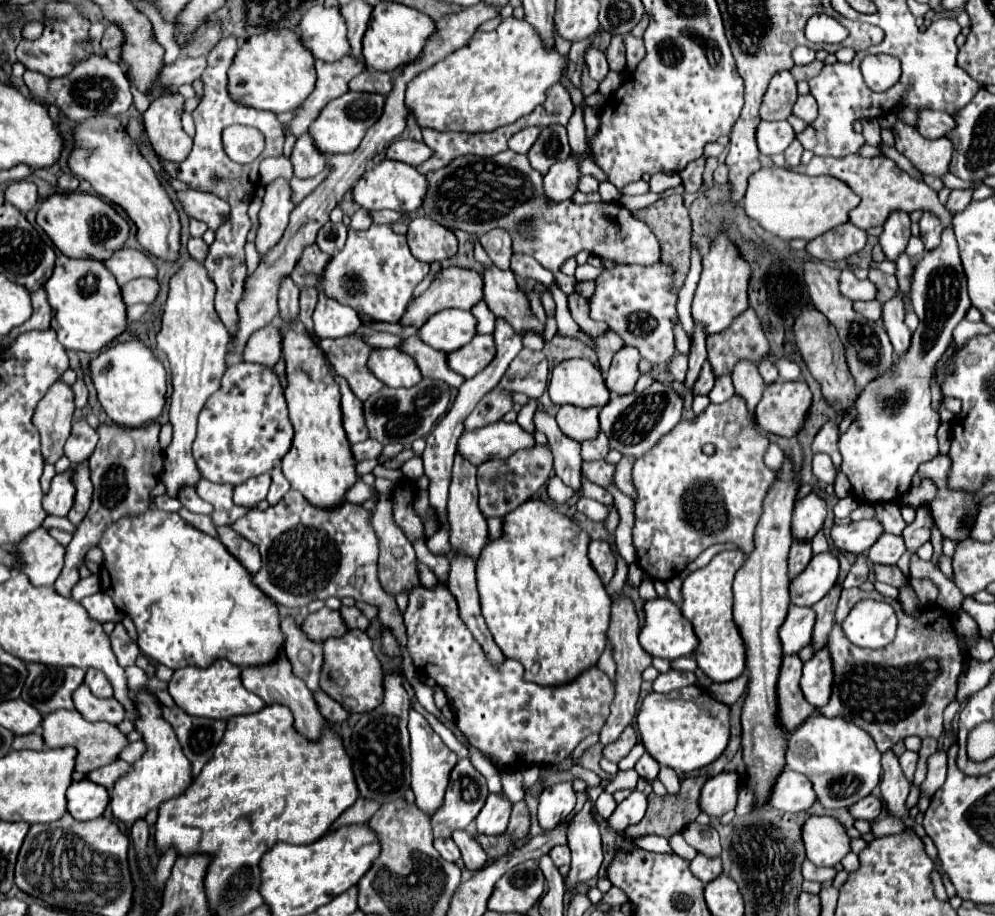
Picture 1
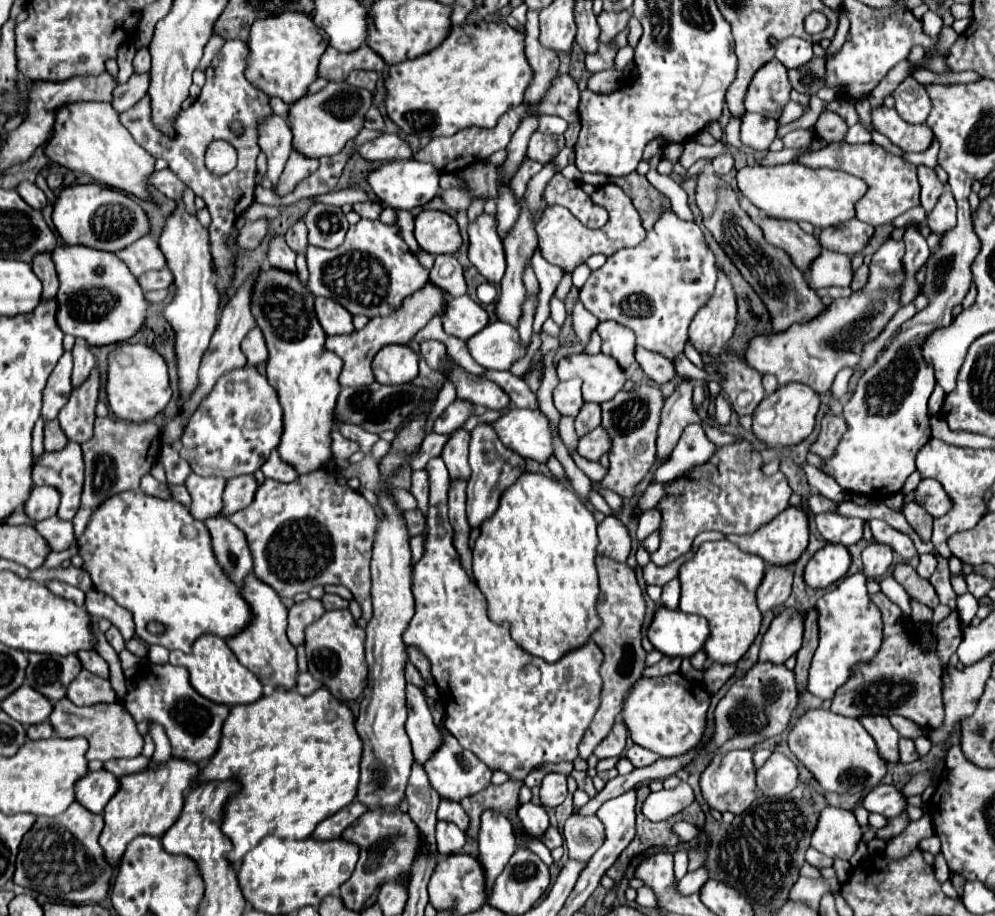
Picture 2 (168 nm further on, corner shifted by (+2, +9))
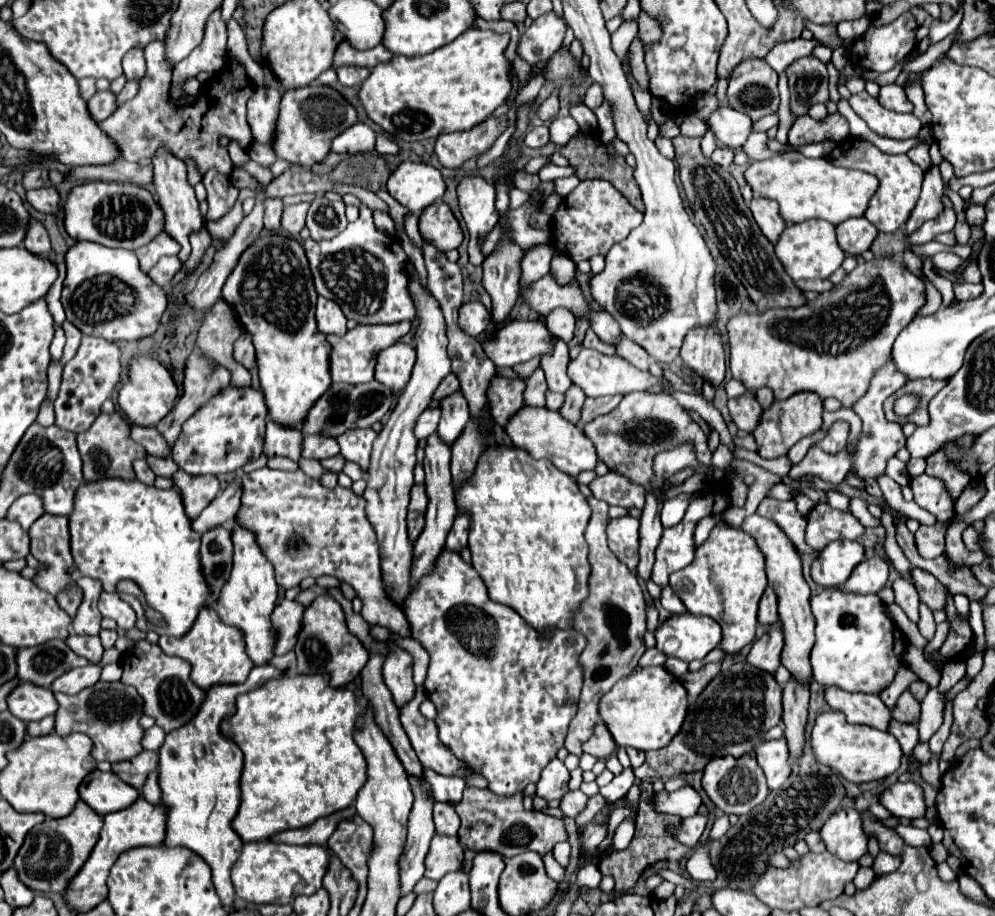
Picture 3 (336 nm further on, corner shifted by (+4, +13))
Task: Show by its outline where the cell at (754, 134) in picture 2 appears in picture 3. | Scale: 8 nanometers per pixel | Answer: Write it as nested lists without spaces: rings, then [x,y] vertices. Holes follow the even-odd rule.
[[[718,108],[710,114],[708,124],[718,140],[718,144],[728,148],[742,148],[752,134],[752,118],[734,108]]]

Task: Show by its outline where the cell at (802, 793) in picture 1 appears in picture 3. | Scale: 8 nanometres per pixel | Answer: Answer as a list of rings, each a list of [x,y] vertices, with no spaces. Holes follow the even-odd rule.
[[[784,738],[762,742],[756,748],[756,758],[758,758],[760,768],[766,774],[766,780],[768,780],[768,788],[770,790],[780,788],[788,780],[788,776],[792,772],[792,766],[790,766],[788,746],[786,746],[786,740]]]

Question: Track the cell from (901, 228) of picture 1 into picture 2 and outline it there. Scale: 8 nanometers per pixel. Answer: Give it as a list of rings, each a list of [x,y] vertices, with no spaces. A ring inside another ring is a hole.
[[[886,240],[882,248],[872,256],[870,274],[864,288],[852,292],[848,298],[832,300],[814,320],[792,324],[784,332],[770,332],[762,336],[752,336],[744,350],[744,360],[758,374],[776,376],[780,386],[798,382],[810,386],[814,392],[824,394],[832,388],[836,374],[842,368],[856,368],[864,346],[872,342],[892,320],[892,316],[902,308],[898,288],[902,288],[906,274],[902,270],[904,242]]]

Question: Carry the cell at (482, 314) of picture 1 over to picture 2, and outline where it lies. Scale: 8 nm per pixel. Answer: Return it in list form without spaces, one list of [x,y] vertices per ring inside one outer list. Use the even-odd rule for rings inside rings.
[[[436,256],[434,268],[429,273],[429,279],[440,288],[448,290],[452,298],[466,294],[466,280],[462,274],[462,266],[454,256]]]

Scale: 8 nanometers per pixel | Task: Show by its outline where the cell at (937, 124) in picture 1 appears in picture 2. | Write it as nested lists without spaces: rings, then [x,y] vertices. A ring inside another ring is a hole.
[[[912,76],[906,78],[892,92],[892,98],[894,98],[894,110],[898,110],[898,114],[910,124],[926,122],[926,118],[932,110],[926,88],[920,82],[916,82]]]

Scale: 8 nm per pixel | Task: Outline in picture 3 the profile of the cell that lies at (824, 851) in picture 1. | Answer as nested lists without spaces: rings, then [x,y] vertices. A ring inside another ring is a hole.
[[[842,808],[834,812],[822,826],[820,836],[826,850],[844,862],[858,860],[866,852],[868,836],[862,828],[860,812],[854,808]]]

